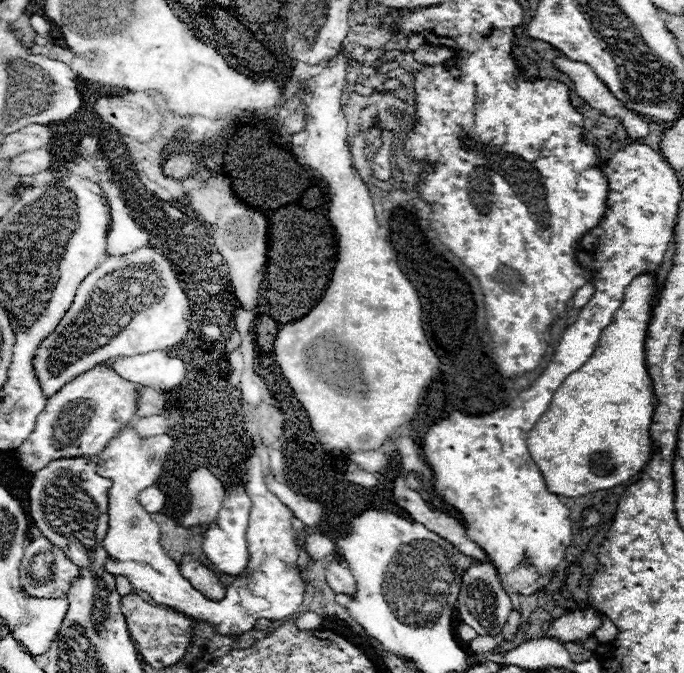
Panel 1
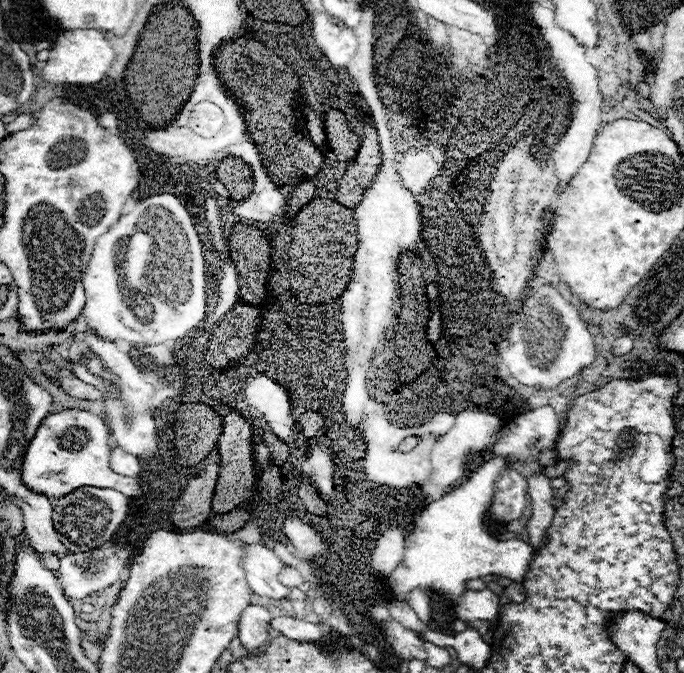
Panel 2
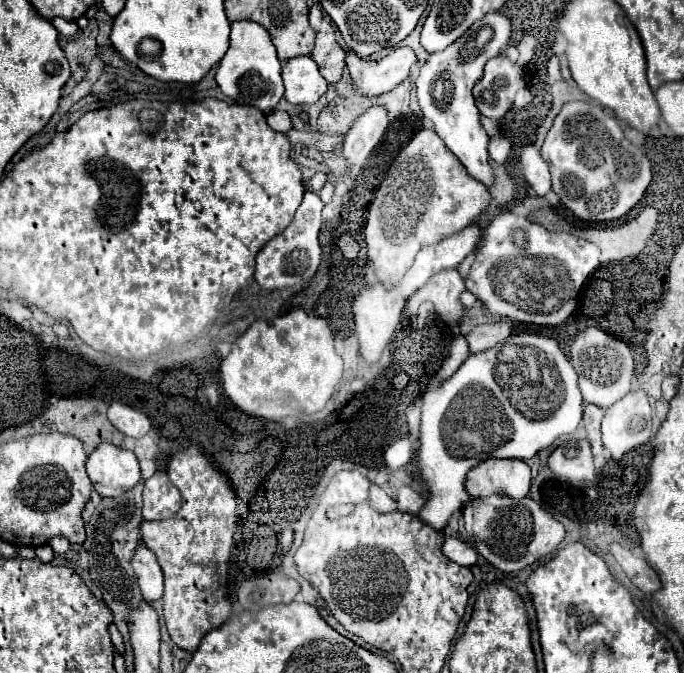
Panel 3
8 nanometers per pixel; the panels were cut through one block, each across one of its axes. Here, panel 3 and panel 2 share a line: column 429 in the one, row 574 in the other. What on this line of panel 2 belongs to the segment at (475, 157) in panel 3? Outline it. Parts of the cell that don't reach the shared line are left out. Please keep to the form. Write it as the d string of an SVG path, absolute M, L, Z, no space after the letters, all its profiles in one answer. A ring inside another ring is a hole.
M106 544L102 548L96 548L92 552L84 552L84 554L66 554L60 556L60 568L58 568L58 576L62 580L64 592L72 598L86 598L96 590L102 590L110 584L114 584L122 572L122 568L128 566L130 562L130 554L132 548L130 546L118 546L118 544Z

